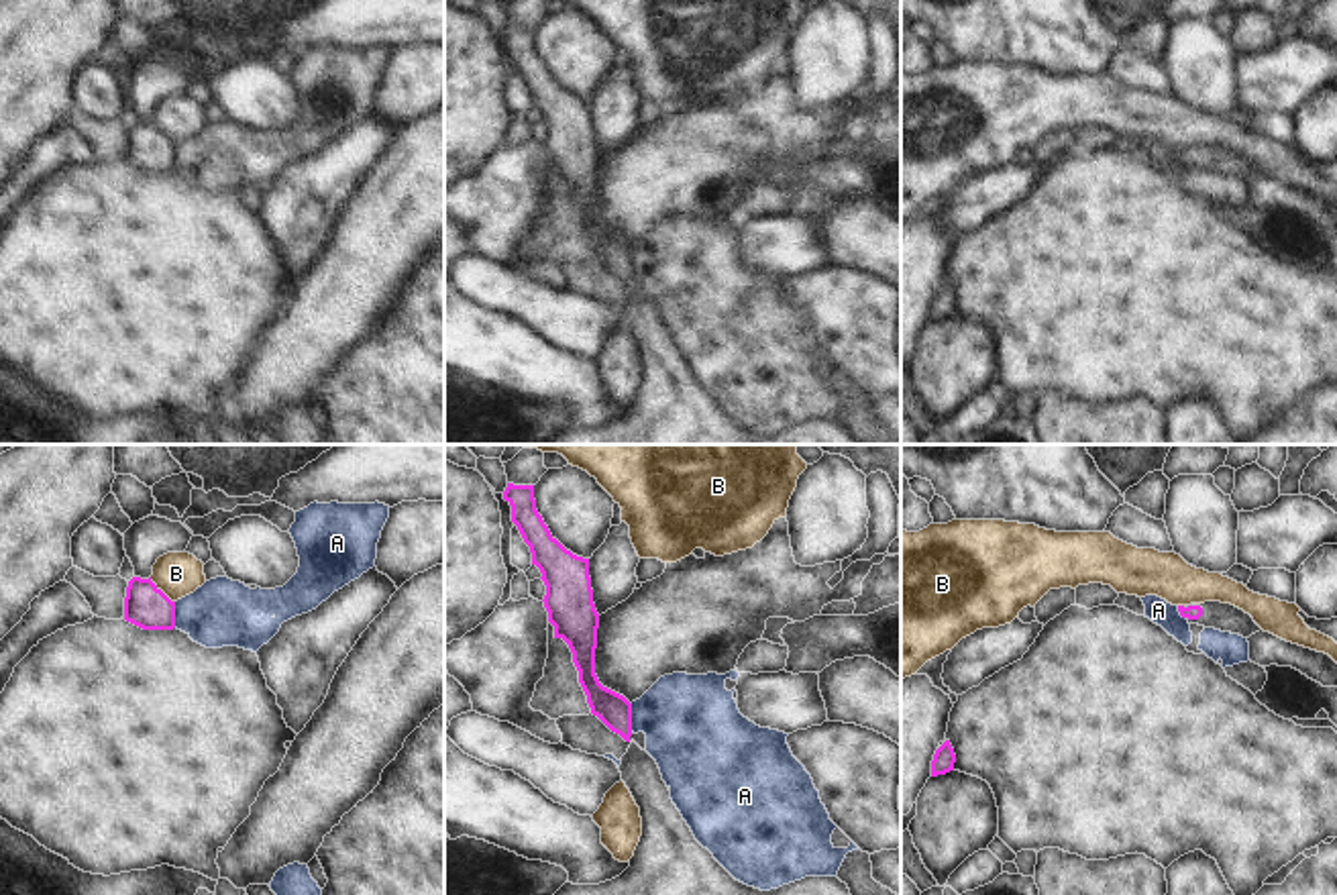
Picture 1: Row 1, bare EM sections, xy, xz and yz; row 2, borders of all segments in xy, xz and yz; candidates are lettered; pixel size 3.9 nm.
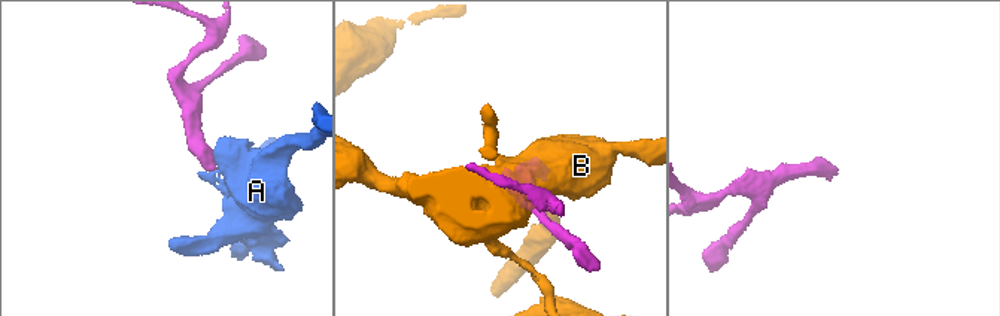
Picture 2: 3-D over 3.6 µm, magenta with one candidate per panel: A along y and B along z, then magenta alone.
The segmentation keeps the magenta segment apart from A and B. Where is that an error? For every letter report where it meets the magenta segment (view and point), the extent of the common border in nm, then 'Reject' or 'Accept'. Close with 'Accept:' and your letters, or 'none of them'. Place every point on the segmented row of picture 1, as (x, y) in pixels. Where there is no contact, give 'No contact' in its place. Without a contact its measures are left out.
A: Touches magenta at xz (630, 718). Shared border 110 nm. Reject
B: Touches magenta at xy (159, 590). Shared border 140 nm. Reject
Accept: none of them

